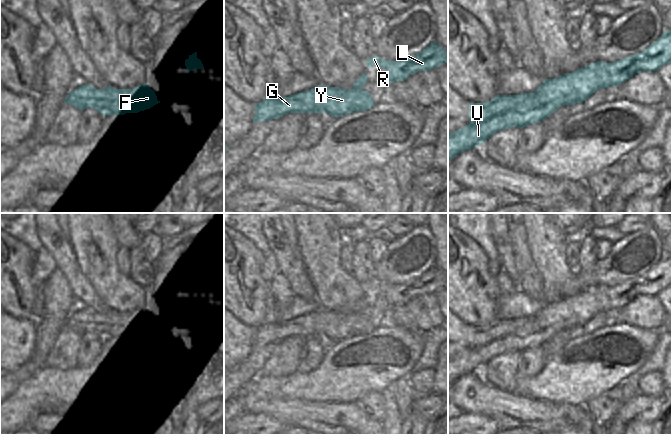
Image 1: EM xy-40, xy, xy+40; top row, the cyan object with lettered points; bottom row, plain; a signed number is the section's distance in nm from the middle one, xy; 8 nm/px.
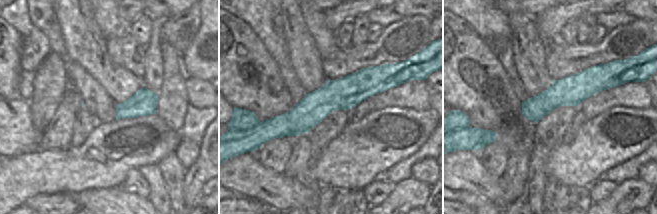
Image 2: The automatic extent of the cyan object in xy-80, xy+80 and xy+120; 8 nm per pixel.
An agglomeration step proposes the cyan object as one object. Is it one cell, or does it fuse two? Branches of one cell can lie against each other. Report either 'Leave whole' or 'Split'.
Split.

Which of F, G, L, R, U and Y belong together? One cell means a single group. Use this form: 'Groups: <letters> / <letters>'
Groups: F G Y / L R U.

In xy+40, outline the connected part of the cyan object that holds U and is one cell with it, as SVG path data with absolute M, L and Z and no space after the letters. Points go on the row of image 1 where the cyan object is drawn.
M671 31L664 32L644 51L606 63L598 61L572 73L545 79L521 107L476 125L448 133L448 161L487 141L494 133L512 127L520 129L541 123L564 105L583 103L598 89L616 87L636 73L658 71L671 62Z

